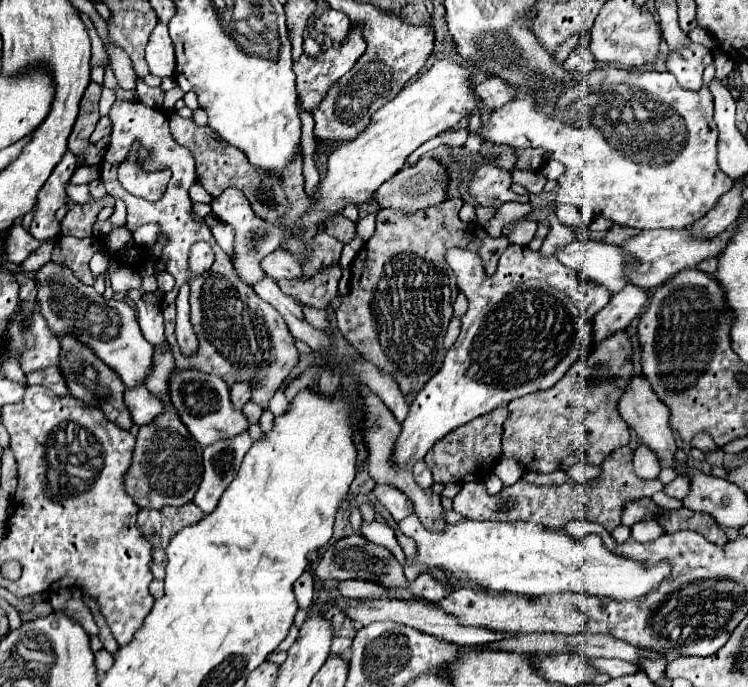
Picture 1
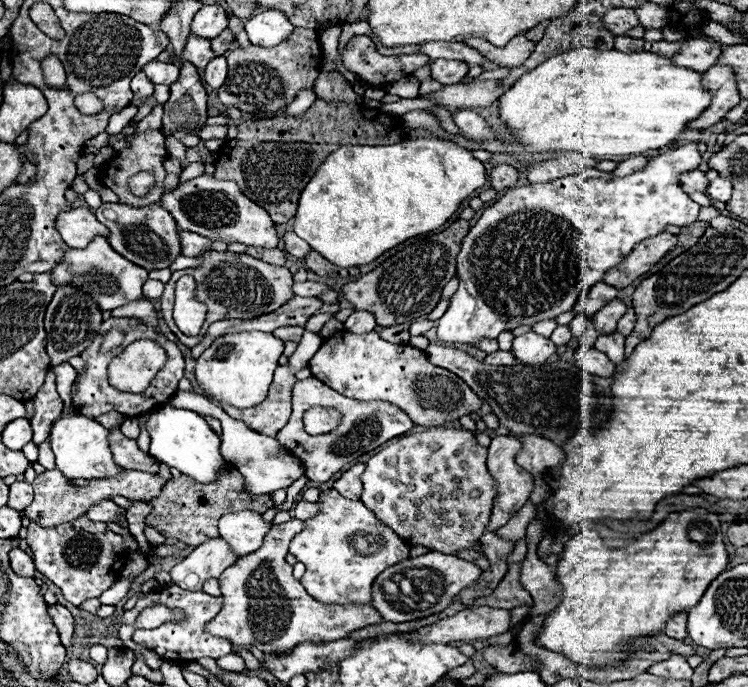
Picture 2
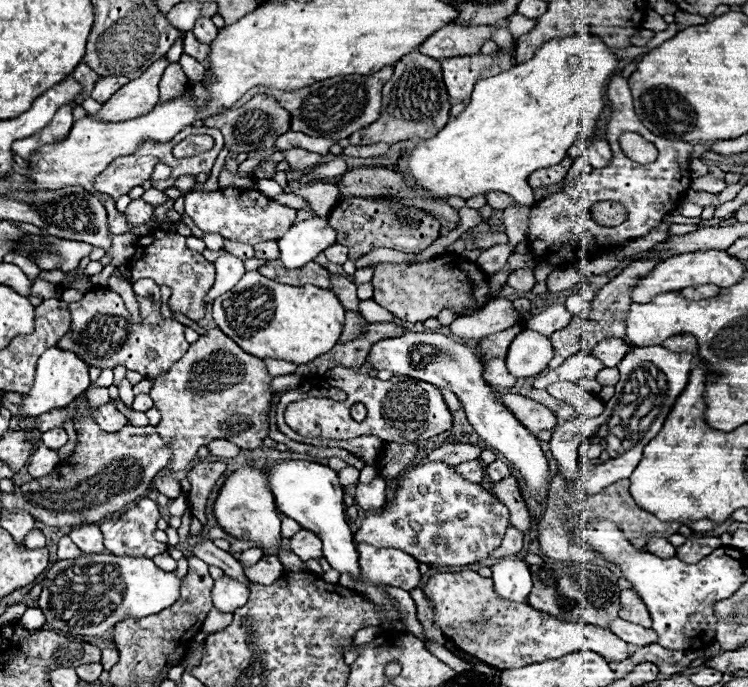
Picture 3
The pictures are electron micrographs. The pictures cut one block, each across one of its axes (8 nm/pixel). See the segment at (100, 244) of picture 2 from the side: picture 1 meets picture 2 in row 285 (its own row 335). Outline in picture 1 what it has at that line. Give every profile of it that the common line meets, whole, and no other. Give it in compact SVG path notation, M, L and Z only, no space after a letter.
M52 260L46 262L36 272L36 276L36 298L40 314L46 318L50 330L56 336L70 334L78 342L86 344L104 364L108 364L122 378L126 388L142 384L152 366L152 344L144 338L134 308L124 300L106 300L92 286L84 284L68 266Z

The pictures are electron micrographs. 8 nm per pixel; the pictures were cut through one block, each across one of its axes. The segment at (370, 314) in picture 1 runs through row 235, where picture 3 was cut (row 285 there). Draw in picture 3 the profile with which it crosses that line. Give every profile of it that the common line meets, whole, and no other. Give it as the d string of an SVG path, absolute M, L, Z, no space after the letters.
M444 252L434 260L424 264L380 264L374 270L374 302L392 312L396 318L404 322L424 322L428 318L438 316L444 308L452 308L456 316L468 316L482 308L490 300L488 276L474 264L464 260L458 254Z

